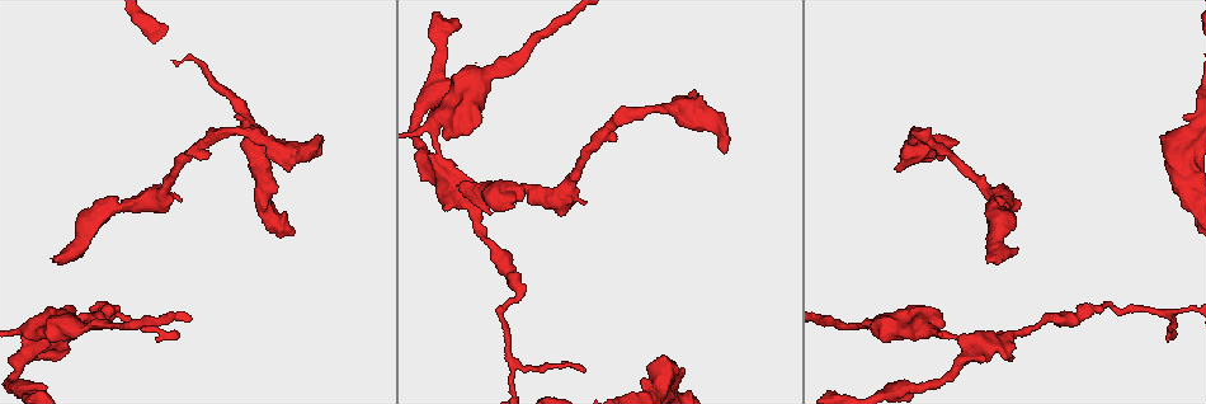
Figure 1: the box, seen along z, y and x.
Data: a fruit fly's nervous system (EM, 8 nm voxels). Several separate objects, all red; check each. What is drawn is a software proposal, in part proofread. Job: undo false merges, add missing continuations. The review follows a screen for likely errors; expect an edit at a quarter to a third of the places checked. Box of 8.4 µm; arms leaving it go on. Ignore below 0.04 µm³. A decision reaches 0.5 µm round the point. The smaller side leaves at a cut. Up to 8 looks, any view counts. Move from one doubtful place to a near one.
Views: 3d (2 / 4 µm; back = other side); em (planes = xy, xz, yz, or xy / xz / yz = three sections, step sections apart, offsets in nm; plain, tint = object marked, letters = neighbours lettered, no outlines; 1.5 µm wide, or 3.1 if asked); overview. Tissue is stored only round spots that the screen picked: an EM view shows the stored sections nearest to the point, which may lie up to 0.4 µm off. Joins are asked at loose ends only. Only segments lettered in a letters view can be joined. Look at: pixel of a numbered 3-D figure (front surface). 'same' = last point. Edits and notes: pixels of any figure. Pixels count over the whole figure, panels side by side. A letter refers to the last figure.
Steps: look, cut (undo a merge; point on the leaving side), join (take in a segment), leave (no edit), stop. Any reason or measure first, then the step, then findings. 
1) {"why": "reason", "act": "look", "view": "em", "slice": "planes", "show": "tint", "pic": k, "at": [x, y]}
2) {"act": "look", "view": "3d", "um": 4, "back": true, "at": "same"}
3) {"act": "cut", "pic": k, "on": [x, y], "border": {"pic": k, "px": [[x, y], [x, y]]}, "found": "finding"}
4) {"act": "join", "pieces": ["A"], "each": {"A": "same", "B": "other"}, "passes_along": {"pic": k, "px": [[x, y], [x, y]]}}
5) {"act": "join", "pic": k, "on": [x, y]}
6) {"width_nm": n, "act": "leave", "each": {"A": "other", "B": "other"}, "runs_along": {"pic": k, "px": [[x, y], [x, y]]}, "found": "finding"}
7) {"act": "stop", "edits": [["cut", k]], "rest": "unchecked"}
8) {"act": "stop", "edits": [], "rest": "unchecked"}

{"why": "three-way junction", "act": "look", "view": "em", "slice": "planes", "show": "letters", "pic": 1, "at": [963, 339]}

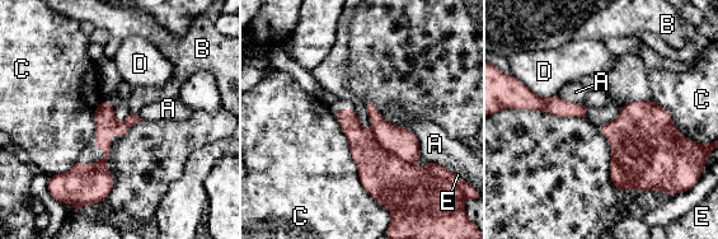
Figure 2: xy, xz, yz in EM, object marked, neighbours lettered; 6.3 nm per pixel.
{"act": "cut", "pic": 2, "on": [402, 143], "each": {"A": "other", "B": "other", "C": "other", "D": "other", "E": "other"}, "part_leaving": {"pic": 2, "px": [[533, 102], [578, 109], [583, 115]]}, "found": "a second neuron is stuck on"}

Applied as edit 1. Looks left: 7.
{"act": "look", "view": "overview"}

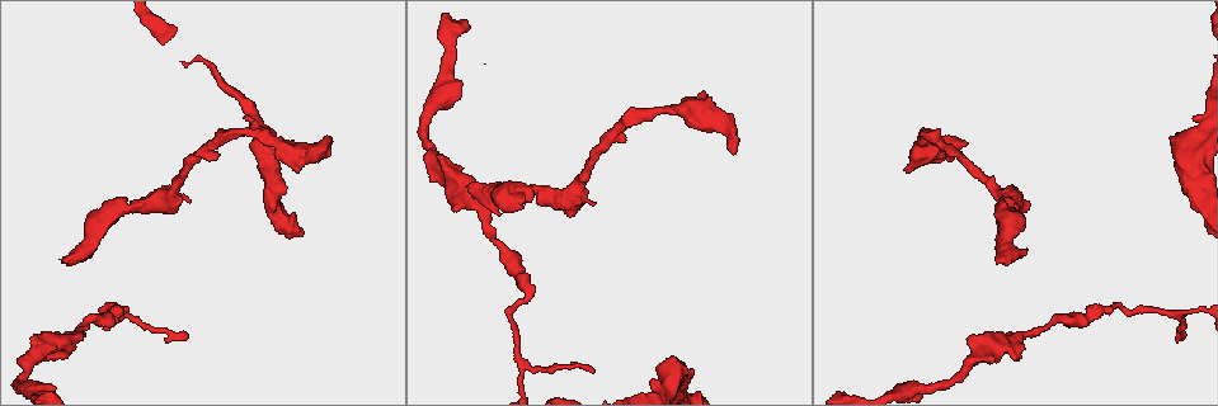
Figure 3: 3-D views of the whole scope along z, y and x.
{"act": "look", "view": "em", "slice": "planes", "show": "letters", "pic": 3, "at": [66, 262]}

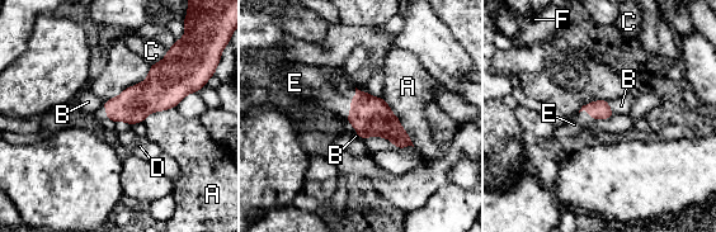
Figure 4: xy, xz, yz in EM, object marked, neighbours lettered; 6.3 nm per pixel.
{"act": "join", "pieces": ["E"], "each": {"A": "other", "B": "other", "C": "other", "D": "other", "E": "same", "F": "other"}, "passes_along": {"pic": 4, "px": [[371, 117], [351, 103], [319, 81]]}, "found": "it goes on there"}

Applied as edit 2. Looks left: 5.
{"act": "stop", "edits": [["cut", 2], ["join", 4]], "rest": "unchecked"}

